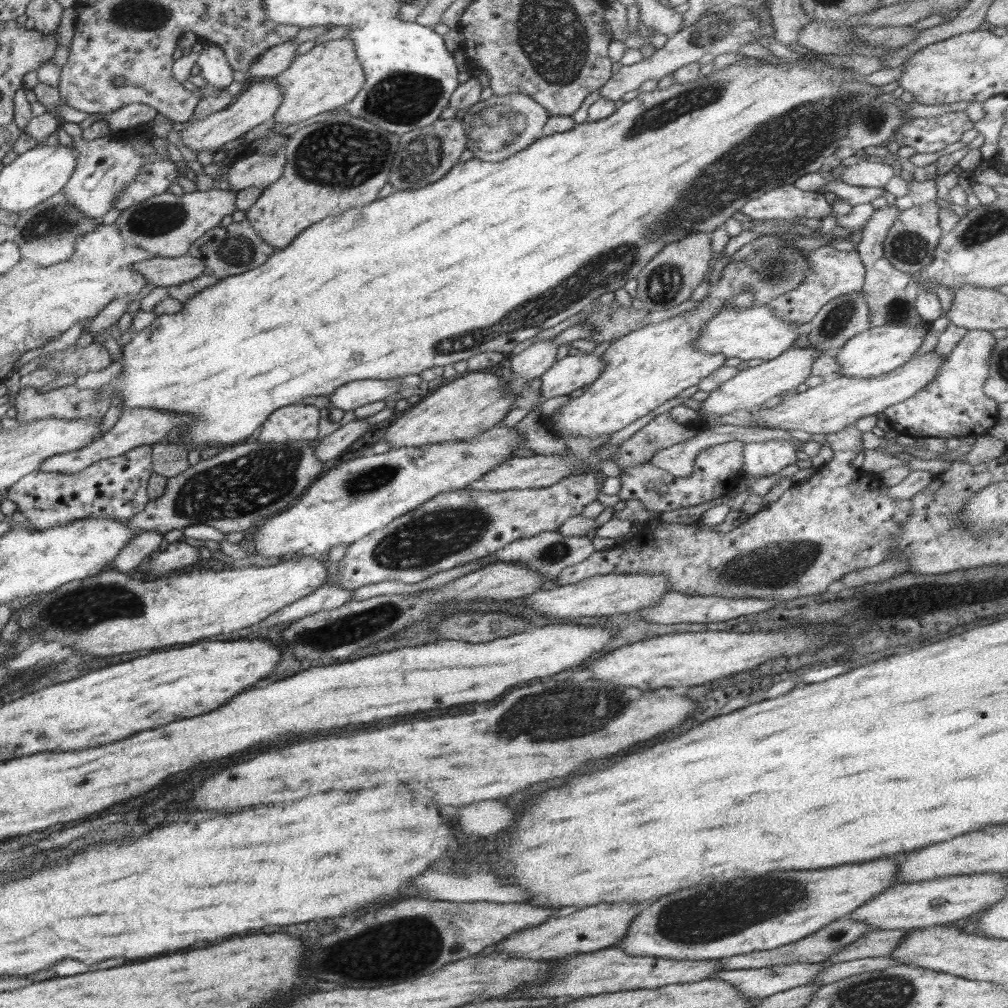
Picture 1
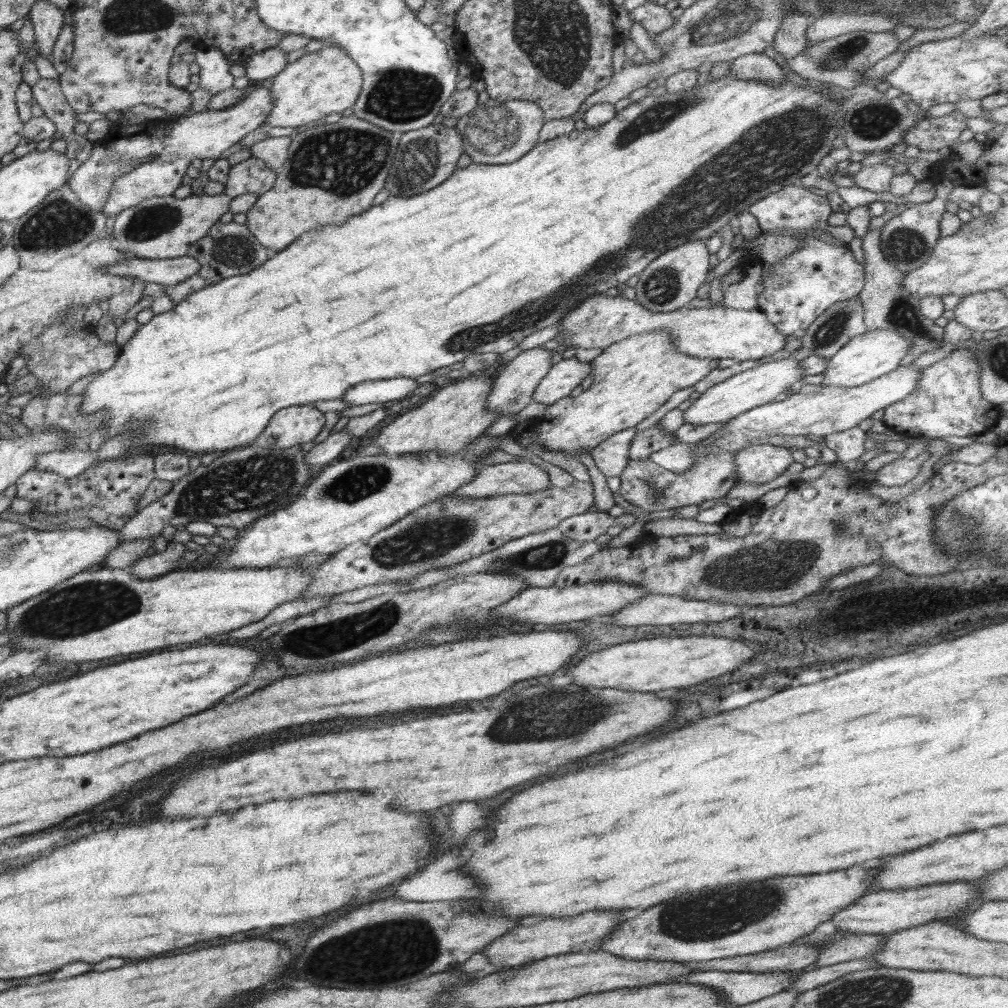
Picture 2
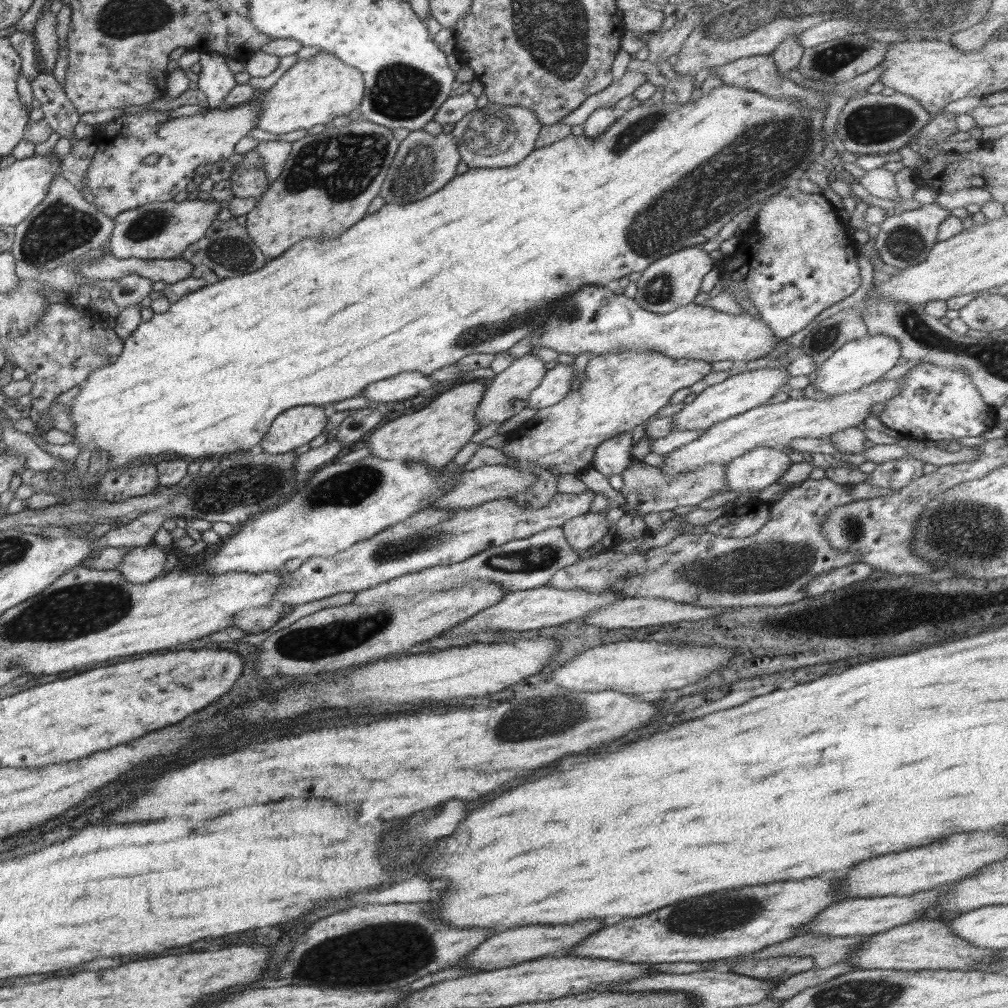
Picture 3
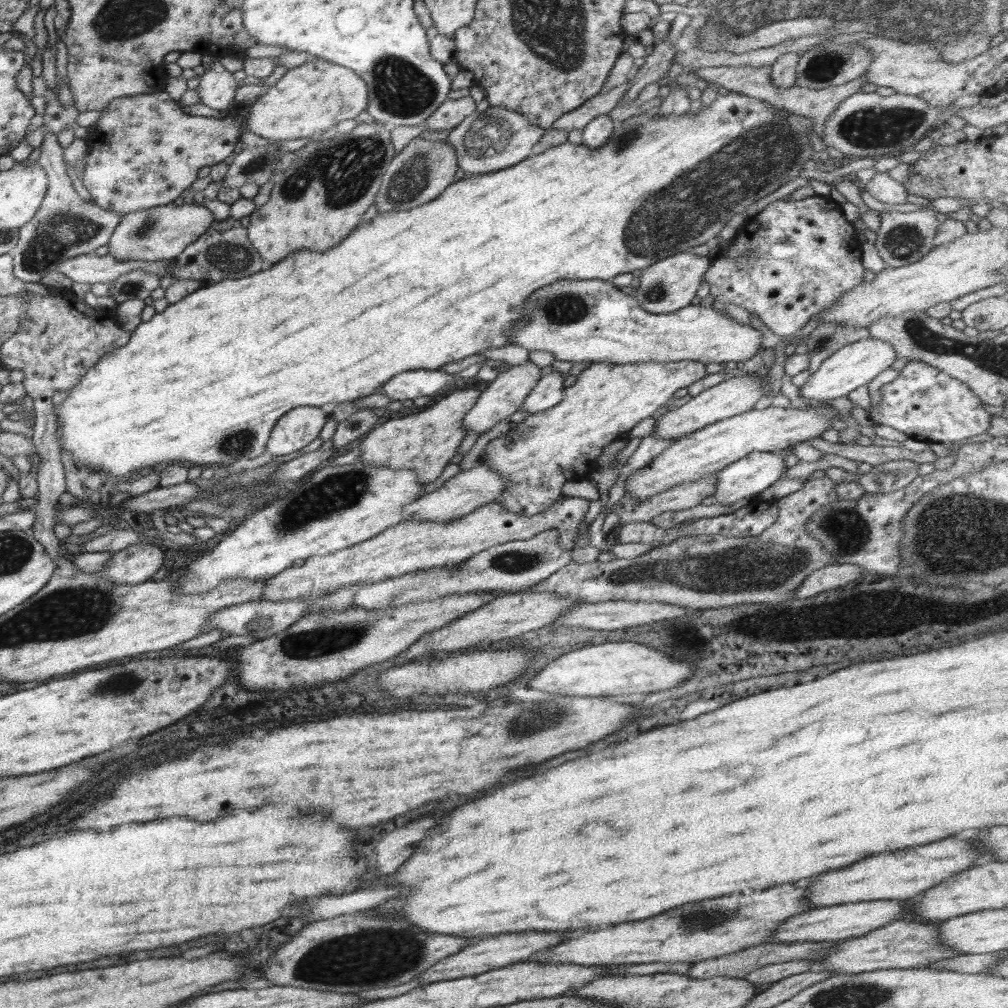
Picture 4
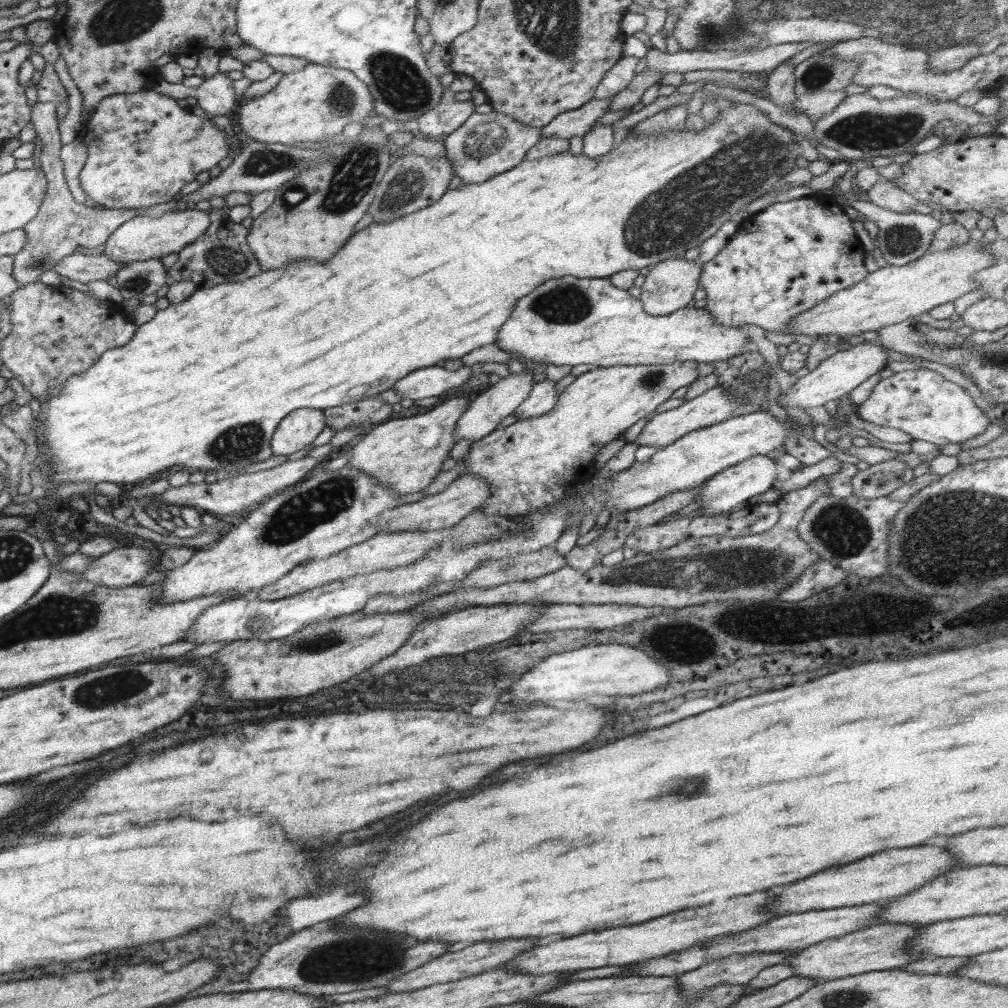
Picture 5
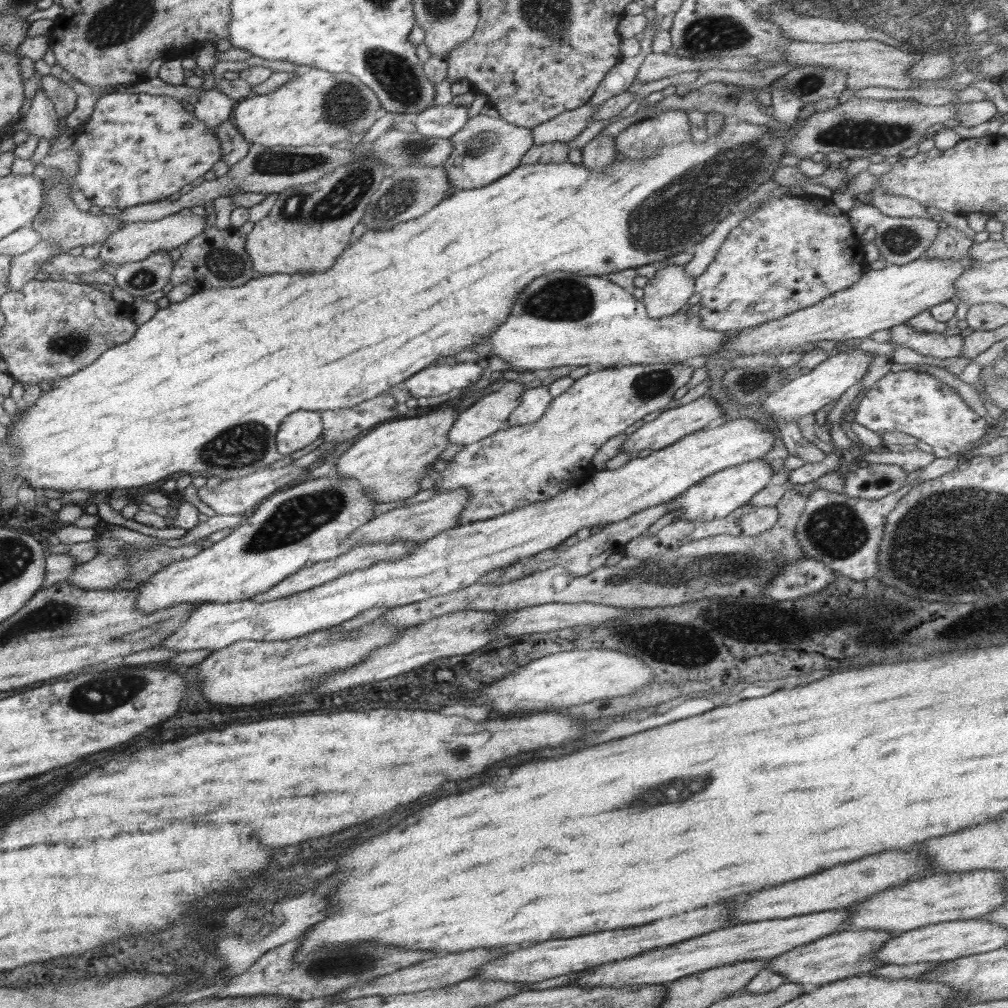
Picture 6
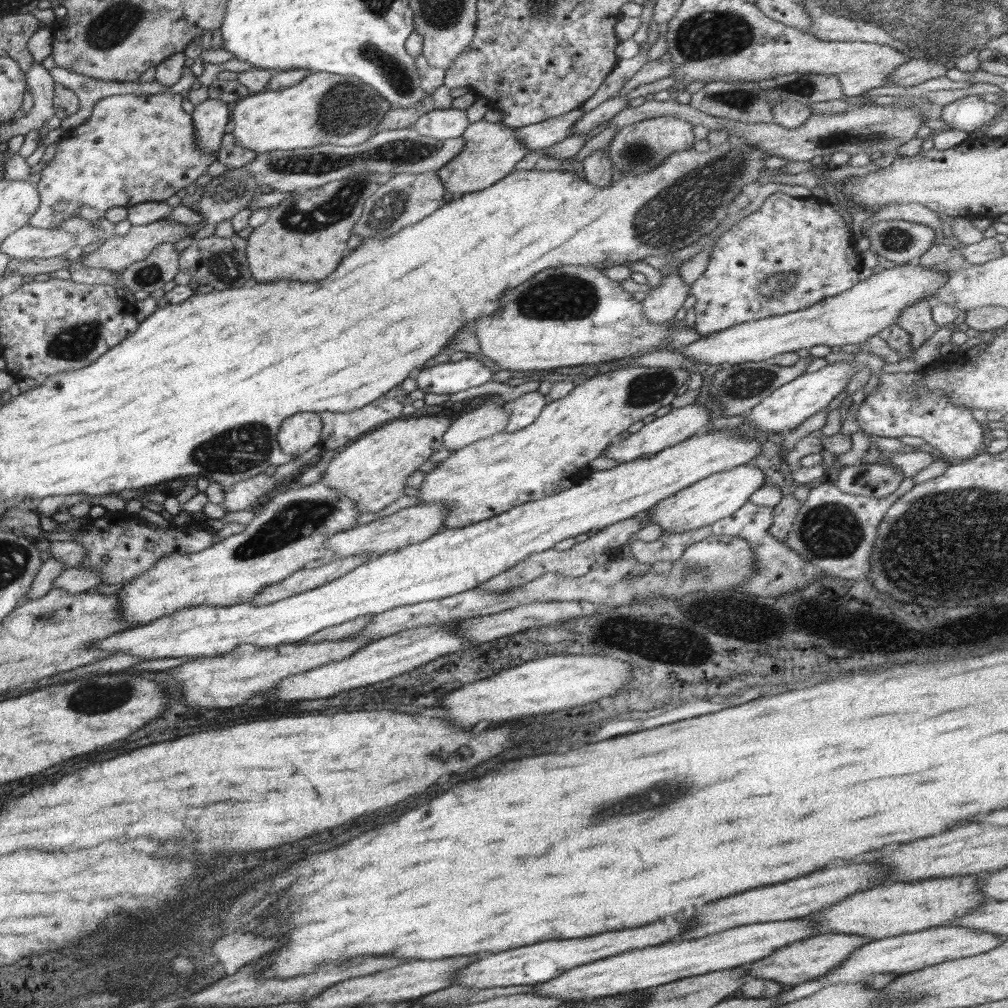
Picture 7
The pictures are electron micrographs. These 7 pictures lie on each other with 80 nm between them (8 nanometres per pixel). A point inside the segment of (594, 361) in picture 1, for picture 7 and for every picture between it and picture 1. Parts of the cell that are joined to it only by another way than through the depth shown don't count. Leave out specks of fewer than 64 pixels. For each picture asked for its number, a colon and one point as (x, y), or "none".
2: (562, 378)
3: (555, 385)
4: (548, 392)
5: (544, 395)
6: (535, 401)
7: (522, 411)

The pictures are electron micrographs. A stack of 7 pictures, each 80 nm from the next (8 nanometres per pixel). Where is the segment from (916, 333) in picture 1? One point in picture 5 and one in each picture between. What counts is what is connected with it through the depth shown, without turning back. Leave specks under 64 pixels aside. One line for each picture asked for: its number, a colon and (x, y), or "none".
2: (864, 358)
3: (860, 362)
4: (856, 364)
5: (837, 375)

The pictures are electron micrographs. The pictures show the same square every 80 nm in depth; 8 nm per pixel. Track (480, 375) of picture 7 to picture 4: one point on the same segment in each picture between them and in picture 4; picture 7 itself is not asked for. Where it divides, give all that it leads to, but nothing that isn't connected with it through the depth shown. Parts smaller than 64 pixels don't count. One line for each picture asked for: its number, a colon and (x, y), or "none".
4: (409, 385)
5: (437, 381)
6: (435, 380)

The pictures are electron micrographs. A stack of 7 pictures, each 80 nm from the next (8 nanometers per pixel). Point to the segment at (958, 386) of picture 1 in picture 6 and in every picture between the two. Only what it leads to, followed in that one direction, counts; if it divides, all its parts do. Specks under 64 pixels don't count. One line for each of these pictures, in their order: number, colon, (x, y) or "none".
2: (947, 401)
3: (935, 403)
4: (923, 402)
5: (922, 403)
6: (918, 404)

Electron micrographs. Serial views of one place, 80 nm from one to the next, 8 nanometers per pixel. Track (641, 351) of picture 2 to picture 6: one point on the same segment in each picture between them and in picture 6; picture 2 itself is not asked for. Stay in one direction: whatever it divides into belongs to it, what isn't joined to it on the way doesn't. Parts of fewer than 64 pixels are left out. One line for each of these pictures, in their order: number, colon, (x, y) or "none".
3: (624, 388)
4: (537, 457)
5: (528, 465)
6: (519, 465)

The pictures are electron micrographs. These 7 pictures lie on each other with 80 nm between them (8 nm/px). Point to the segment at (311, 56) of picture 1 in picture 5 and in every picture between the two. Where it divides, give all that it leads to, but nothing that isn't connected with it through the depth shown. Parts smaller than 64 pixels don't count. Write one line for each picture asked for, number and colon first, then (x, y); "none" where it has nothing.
2: (326, 81)
3: (313, 91)
4: (316, 96)
5: (314, 104)

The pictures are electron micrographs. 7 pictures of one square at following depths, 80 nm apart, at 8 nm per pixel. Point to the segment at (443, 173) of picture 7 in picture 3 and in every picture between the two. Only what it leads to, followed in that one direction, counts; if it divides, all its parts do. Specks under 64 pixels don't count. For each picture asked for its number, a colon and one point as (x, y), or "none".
3: (495, 136)
4: (498, 138)
5: (486, 144)
6: (485, 148)

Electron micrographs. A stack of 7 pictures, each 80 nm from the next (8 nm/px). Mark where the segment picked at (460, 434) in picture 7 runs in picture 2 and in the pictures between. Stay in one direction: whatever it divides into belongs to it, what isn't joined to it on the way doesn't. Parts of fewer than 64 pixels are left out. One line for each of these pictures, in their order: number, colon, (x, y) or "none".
2: (513, 389)
3: (509, 392)
4: (505, 395)
5: (481, 417)
6: (490, 413)

